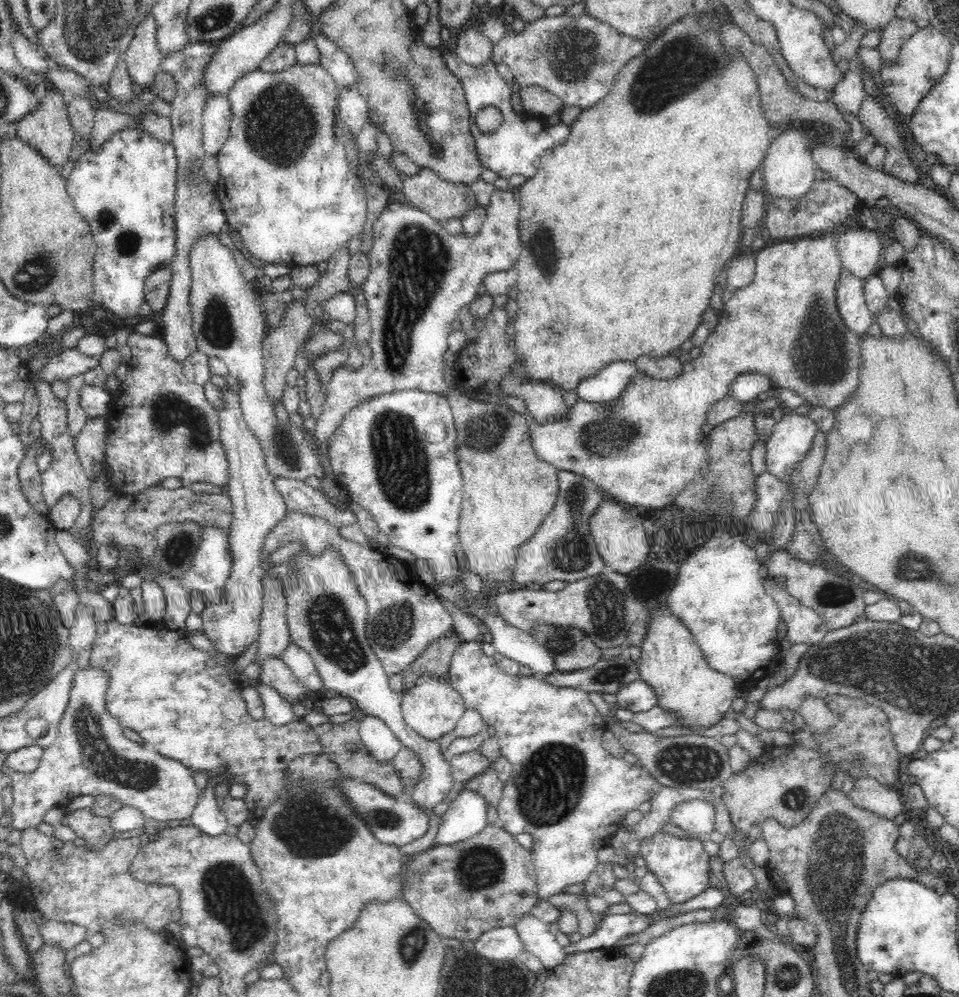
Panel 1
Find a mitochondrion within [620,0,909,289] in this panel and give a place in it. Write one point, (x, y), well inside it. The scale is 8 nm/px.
(686, 62)

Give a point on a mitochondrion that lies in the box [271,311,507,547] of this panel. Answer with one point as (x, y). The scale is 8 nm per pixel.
(402, 470)

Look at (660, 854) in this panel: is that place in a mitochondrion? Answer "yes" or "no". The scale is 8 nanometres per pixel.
no

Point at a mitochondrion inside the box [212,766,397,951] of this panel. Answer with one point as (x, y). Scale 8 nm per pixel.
(307, 825)

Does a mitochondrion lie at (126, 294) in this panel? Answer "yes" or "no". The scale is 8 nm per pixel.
no

